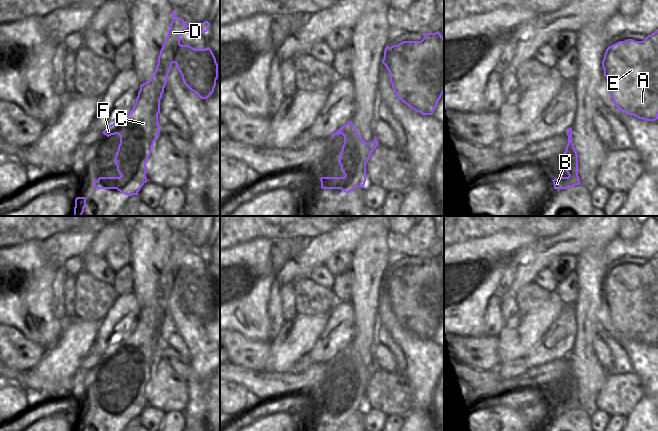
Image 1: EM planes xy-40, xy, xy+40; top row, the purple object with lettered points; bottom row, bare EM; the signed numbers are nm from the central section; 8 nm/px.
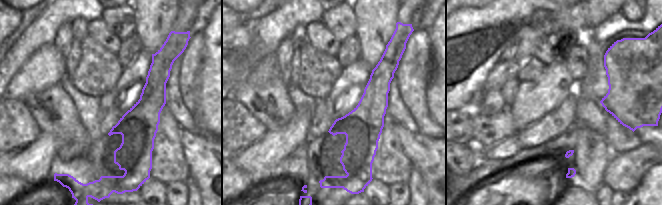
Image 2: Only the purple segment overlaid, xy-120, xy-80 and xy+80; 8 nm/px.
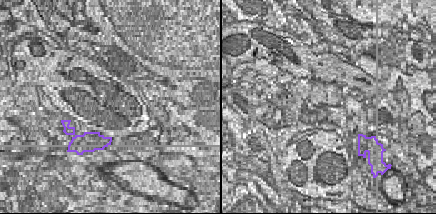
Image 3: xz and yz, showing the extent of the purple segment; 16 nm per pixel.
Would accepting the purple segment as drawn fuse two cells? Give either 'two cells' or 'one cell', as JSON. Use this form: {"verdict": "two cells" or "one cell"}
{"verdict": "one cell"}

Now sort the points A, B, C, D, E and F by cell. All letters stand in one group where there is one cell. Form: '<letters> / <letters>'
A B C D E F

